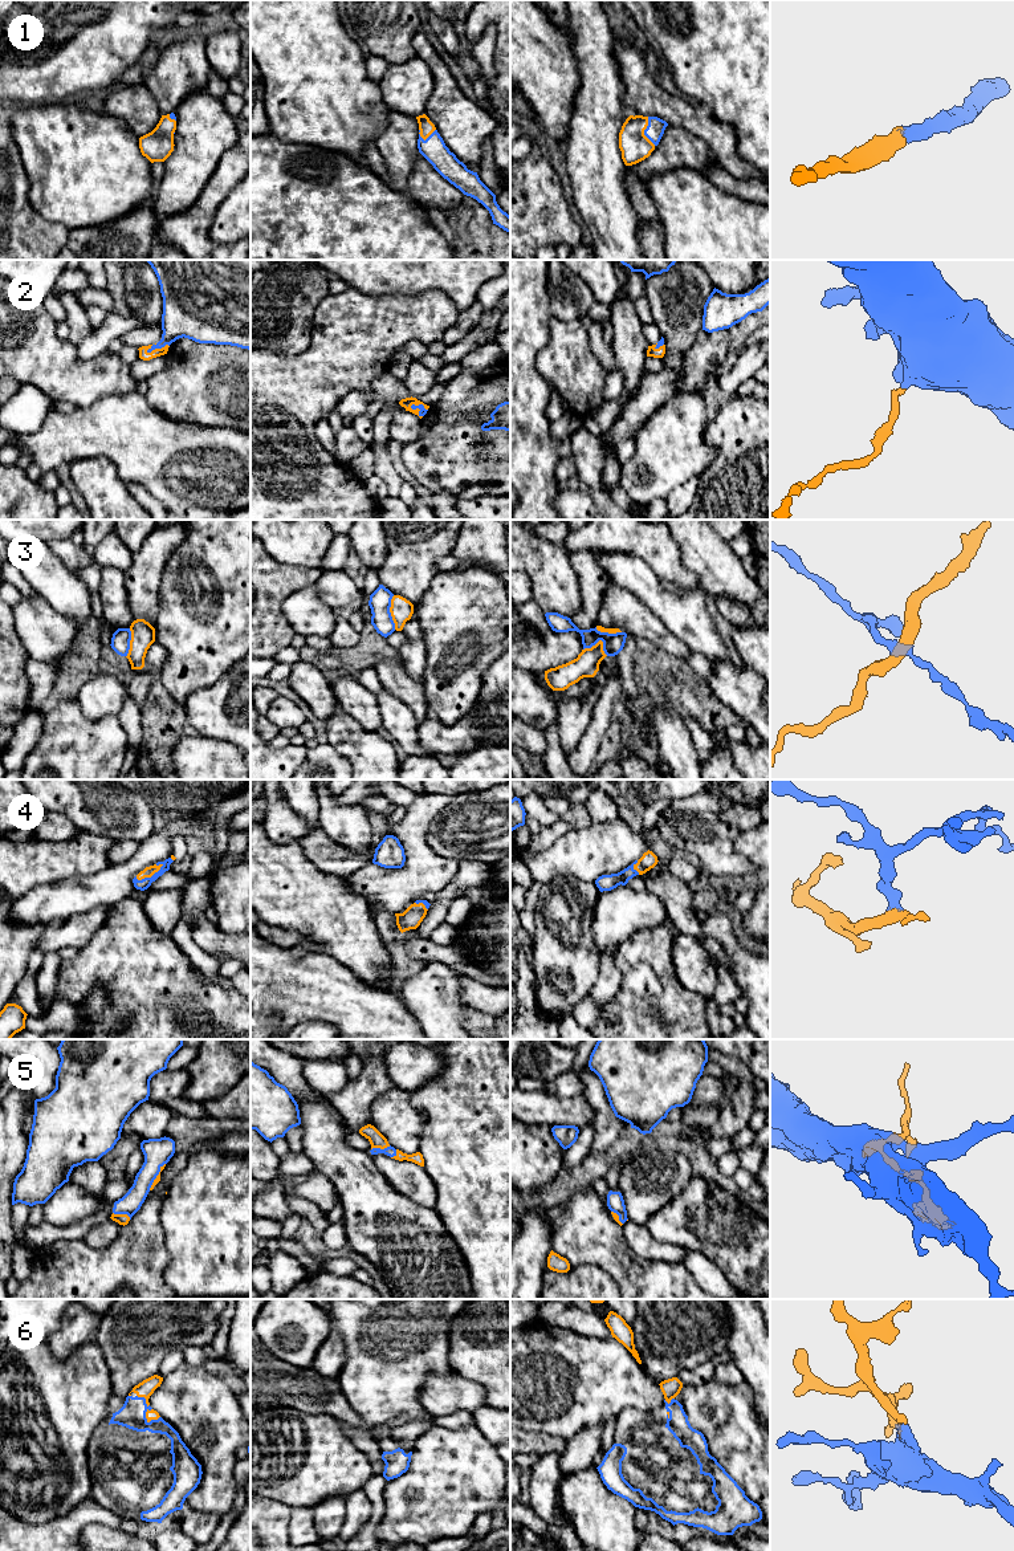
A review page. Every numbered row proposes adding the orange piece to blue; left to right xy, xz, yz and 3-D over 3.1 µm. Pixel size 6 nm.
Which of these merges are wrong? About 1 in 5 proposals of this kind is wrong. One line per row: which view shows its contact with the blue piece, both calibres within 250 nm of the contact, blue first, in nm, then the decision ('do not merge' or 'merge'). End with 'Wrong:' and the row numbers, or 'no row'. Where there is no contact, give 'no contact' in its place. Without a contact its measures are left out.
1: yz | 110/180 nm | merge
2: xz | 50/60 nm | merge
3: xz | 130/140 nm | do not merge
4: xy | 70/60 nm | merge
5: xy | 120/70 nm | merge
6: xy | 160/60 nm | merge
Wrong: 3

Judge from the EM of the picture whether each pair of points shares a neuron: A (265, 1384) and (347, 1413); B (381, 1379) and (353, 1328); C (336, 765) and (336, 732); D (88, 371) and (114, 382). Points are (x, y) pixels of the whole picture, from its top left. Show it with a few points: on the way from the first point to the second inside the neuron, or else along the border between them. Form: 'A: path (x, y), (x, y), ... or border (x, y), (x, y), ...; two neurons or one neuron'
A: path (285, 1385), (302, 1388), (314, 1395), (328, 1397); one neuron
B: path (373, 1367), (357, 1351), (354, 1340); one neuron
C: border (328, 743), (350, 765); two neurons
D: path (94, 375), (108, 375); one neuron

